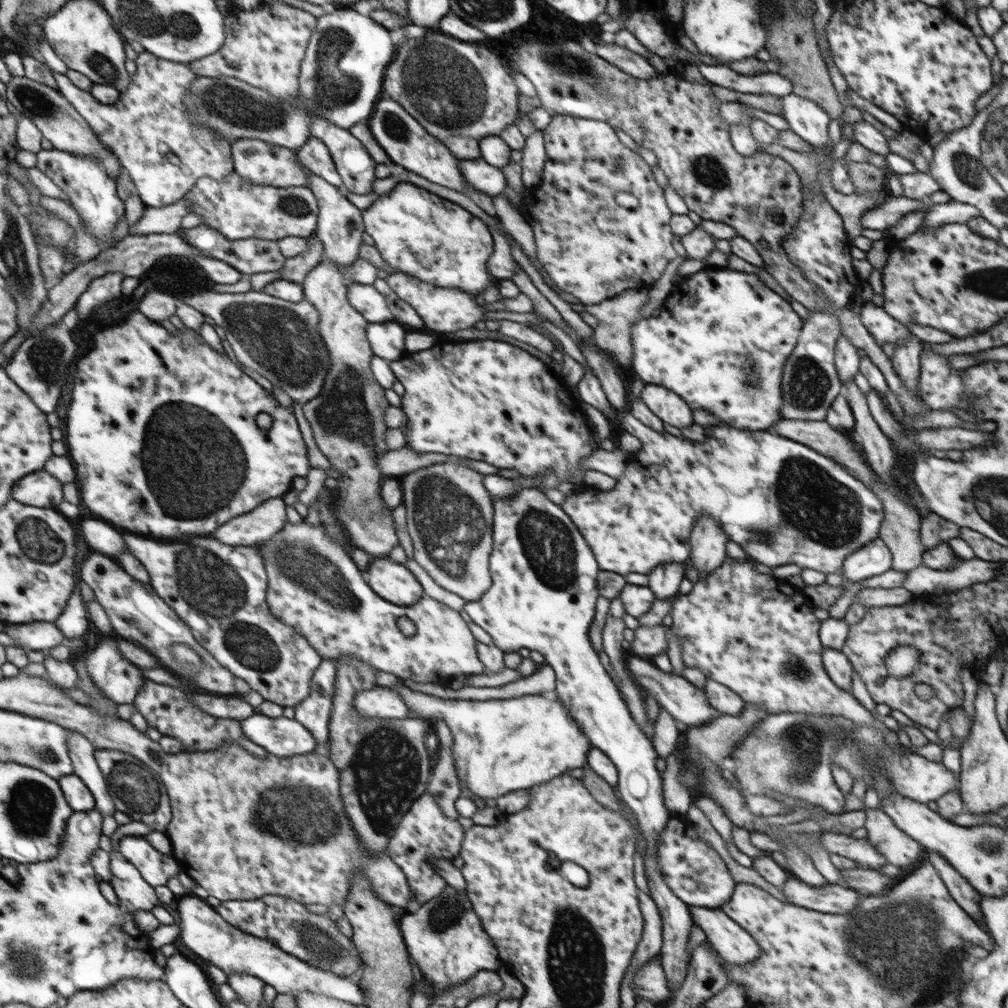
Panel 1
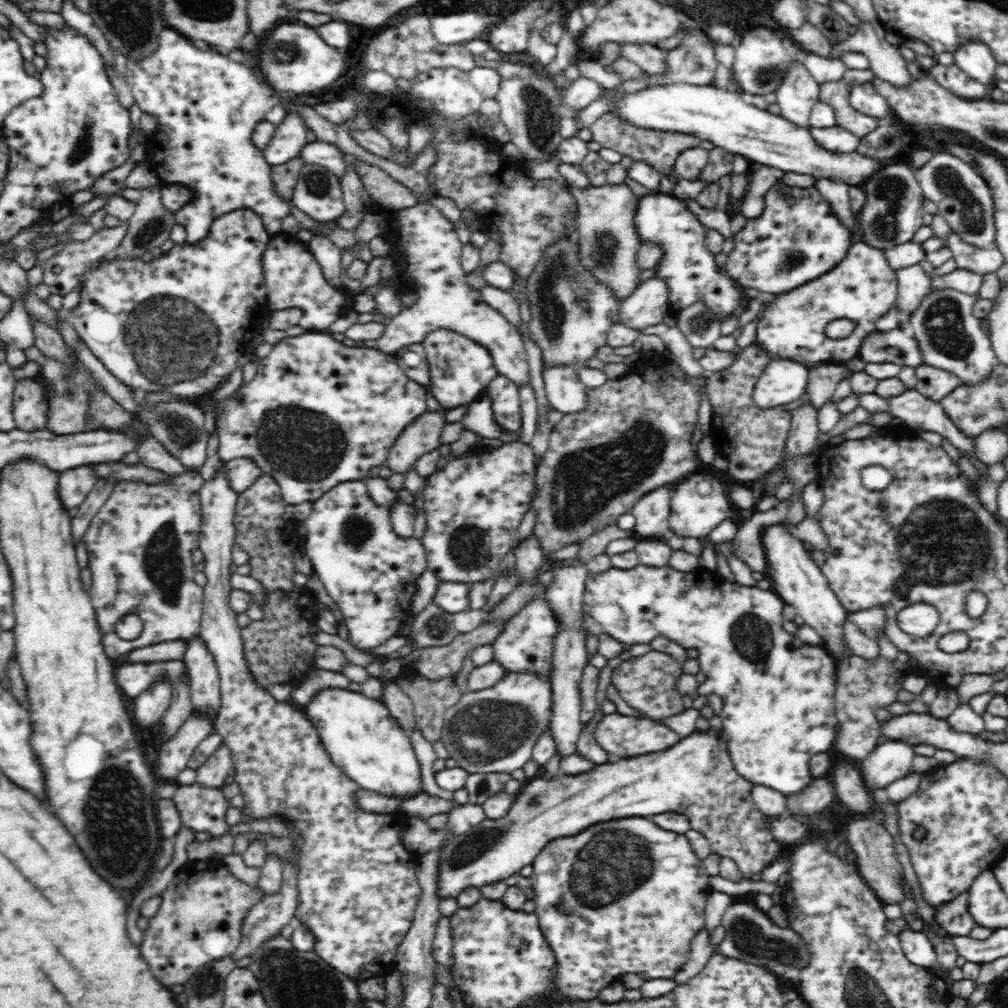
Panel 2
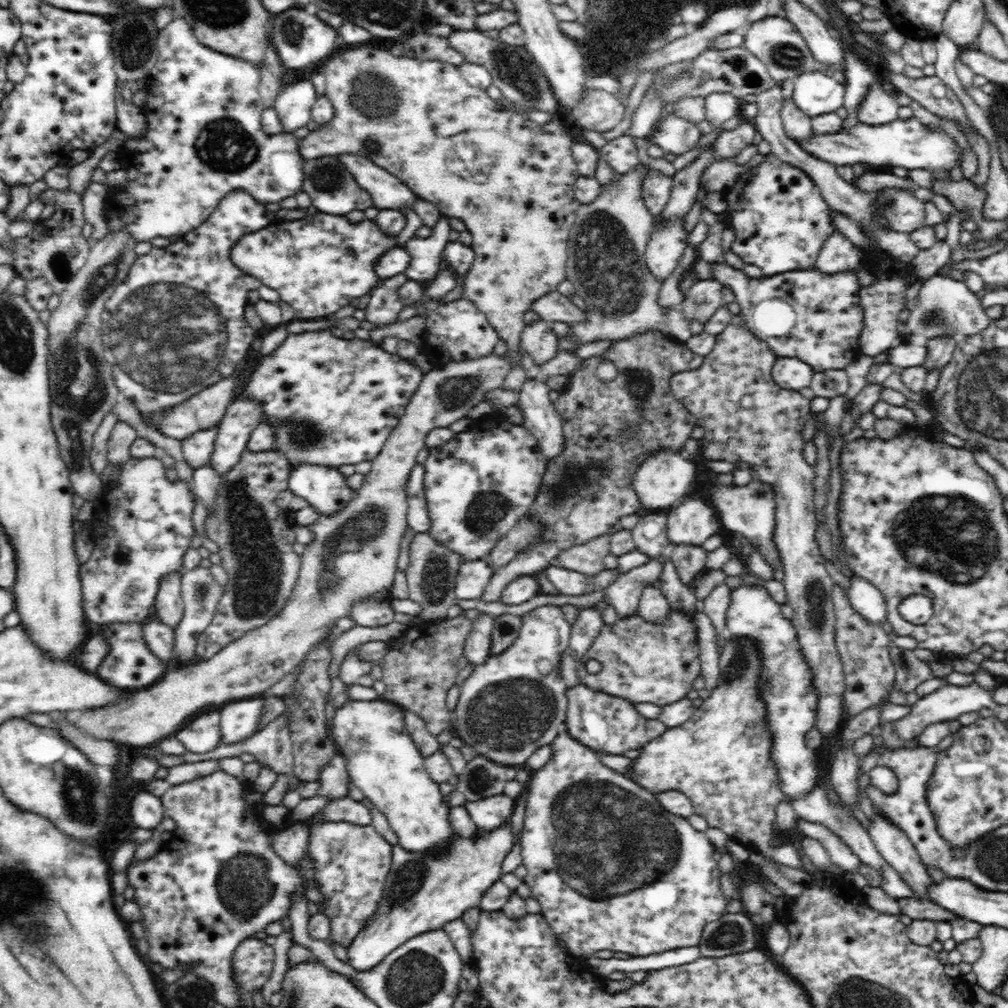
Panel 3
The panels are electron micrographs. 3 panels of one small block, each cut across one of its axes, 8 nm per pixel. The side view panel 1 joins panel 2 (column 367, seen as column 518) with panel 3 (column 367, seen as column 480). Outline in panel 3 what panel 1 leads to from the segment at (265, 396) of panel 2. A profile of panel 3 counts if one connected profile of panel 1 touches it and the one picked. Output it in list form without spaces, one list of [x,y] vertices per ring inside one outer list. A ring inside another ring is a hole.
[[[328,328],[317,331],[304,331],[300,334],[289,334],[272,354],[265,356],[258,362],[258,366],[254,368],[250,381],[243,391],[246,395],[251,396],[251,398],[259,400],[259,404],[262,405],[261,422],[269,422],[269,424],[275,426],[274,449],[279,450],[285,456],[291,468],[298,468],[302,464],[315,464],[316,466],[331,466],[338,469],[339,466],[344,466],[344,464],[355,465],[359,462],[364,462],[364,460],[372,461],[378,456],[378,452],[382,450],[382,446],[388,440],[390,433],[398,426],[400,418],[404,416],[406,404],[410,402],[412,394],[416,392],[418,384],[422,382],[422,376],[424,376],[424,373],[422,373],[414,362],[402,359],[397,353],[386,352],[372,340],[363,340],[357,337],[353,339],[338,338]]]

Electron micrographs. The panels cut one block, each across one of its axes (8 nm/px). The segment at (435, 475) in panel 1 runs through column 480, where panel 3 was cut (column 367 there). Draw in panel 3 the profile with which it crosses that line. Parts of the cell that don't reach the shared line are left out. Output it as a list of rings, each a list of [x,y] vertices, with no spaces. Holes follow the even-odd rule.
[[[488,354],[480,359],[469,359],[464,362],[452,362],[444,367],[432,370],[422,376],[422,382],[418,384],[416,392],[412,394],[410,402],[406,404],[406,412],[400,418],[398,426],[390,433],[378,456],[372,460],[370,472],[364,476],[362,488],[353,490],[352,500],[342,508],[340,512],[332,516],[319,516],[314,524],[307,527],[314,534],[314,540],[307,544],[301,556],[301,568],[299,578],[291,596],[280,612],[268,625],[249,631],[244,637],[232,640],[226,648],[222,648],[218,654],[214,654],[210,660],[200,660],[199,663],[186,667],[176,666],[169,669],[156,684],[148,688],[146,692],[138,692],[126,702],[116,702],[106,707],[86,709],[82,714],[74,718],[72,725],[82,732],[88,732],[98,740],[108,740],[120,744],[132,744],[132,746],[154,746],[161,740],[182,729],[197,714],[234,702],[260,695],[260,690],[266,691],[262,686],[238,686],[246,684],[248,680],[260,676],[260,678],[276,678],[278,680],[285,674],[292,673],[296,667],[310,654],[311,648],[320,643],[336,622],[343,617],[348,617],[350,610],[356,602],[362,602],[378,592],[389,590],[393,586],[397,562],[400,554],[400,540],[407,526],[407,496],[405,486],[411,470],[416,464],[415,458],[418,452],[425,447],[425,440],[430,430],[434,428],[446,428],[454,424],[456,420],[464,418],[474,406],[485,405],[485,398],[491,390],[501,388],[506,375],[512,368],[508,356],[496,356]]]

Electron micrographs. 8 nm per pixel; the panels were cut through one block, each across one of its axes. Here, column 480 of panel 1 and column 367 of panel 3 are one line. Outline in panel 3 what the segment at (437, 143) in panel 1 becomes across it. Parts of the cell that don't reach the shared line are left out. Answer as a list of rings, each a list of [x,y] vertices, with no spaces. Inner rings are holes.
[[[330,156],[306,161],[303,165],[304,180],[303,191],[308,194],[311,200],[311,208],[326,215],[346,217],[352,210],[365,211],[373,206],[370,193],[364,190],[354,176],[340,163],[339,156]]]

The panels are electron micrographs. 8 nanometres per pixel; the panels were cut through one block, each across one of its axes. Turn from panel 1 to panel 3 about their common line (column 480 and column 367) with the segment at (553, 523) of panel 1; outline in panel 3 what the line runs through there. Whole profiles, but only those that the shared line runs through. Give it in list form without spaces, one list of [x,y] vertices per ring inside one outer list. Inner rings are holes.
[[[389,590],[378,592],[378,594],[374,594],[374,598],[370,596],[362,602],[356,602],[350,610],[349,616],[360,627],[384,627],[395,622],[395,612],[391,609],[389,602],[391,599]]]

